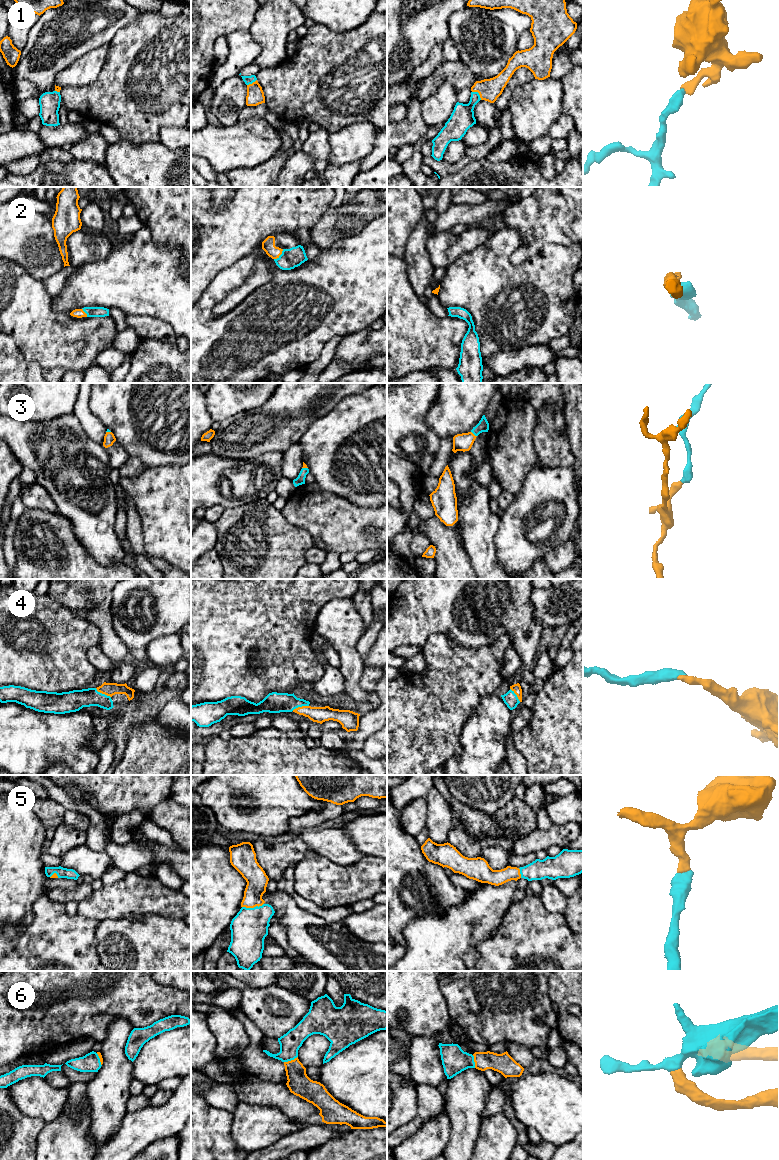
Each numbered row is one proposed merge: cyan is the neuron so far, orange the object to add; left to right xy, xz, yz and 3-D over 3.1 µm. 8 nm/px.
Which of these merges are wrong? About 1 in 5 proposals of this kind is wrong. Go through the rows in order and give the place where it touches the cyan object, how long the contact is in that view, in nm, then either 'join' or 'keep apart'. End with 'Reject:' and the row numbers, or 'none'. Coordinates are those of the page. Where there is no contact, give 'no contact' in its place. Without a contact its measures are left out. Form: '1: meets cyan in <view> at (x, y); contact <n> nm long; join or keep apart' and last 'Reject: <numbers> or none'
1: meets cyan in yz at (478, 93); contact 100 nm long; join
2: meets cyan in xz at (280, 255); contact 120 nm long; join
3: meets cyan in yz at (474, 434); contact 60 nm long; join
4: meets cyan in xy at (103, 694); contact 150 nm long; join
5: meets cyan in xz at (252, 908); contact 180 nm long; join
6: meets cyan in xz at (290, 1060); contact 120 nm long; join
Reject: none

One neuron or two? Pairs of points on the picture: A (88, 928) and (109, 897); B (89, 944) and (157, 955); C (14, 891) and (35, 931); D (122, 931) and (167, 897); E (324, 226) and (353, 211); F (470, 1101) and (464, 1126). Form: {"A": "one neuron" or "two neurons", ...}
{"A": "two neurons", "B": "two neurons", "C": "two neurons", "D": "two neurons", "E": "one neuron", "F": "one neuron"}

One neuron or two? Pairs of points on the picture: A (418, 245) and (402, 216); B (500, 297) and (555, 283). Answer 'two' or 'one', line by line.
A: two
B: one

